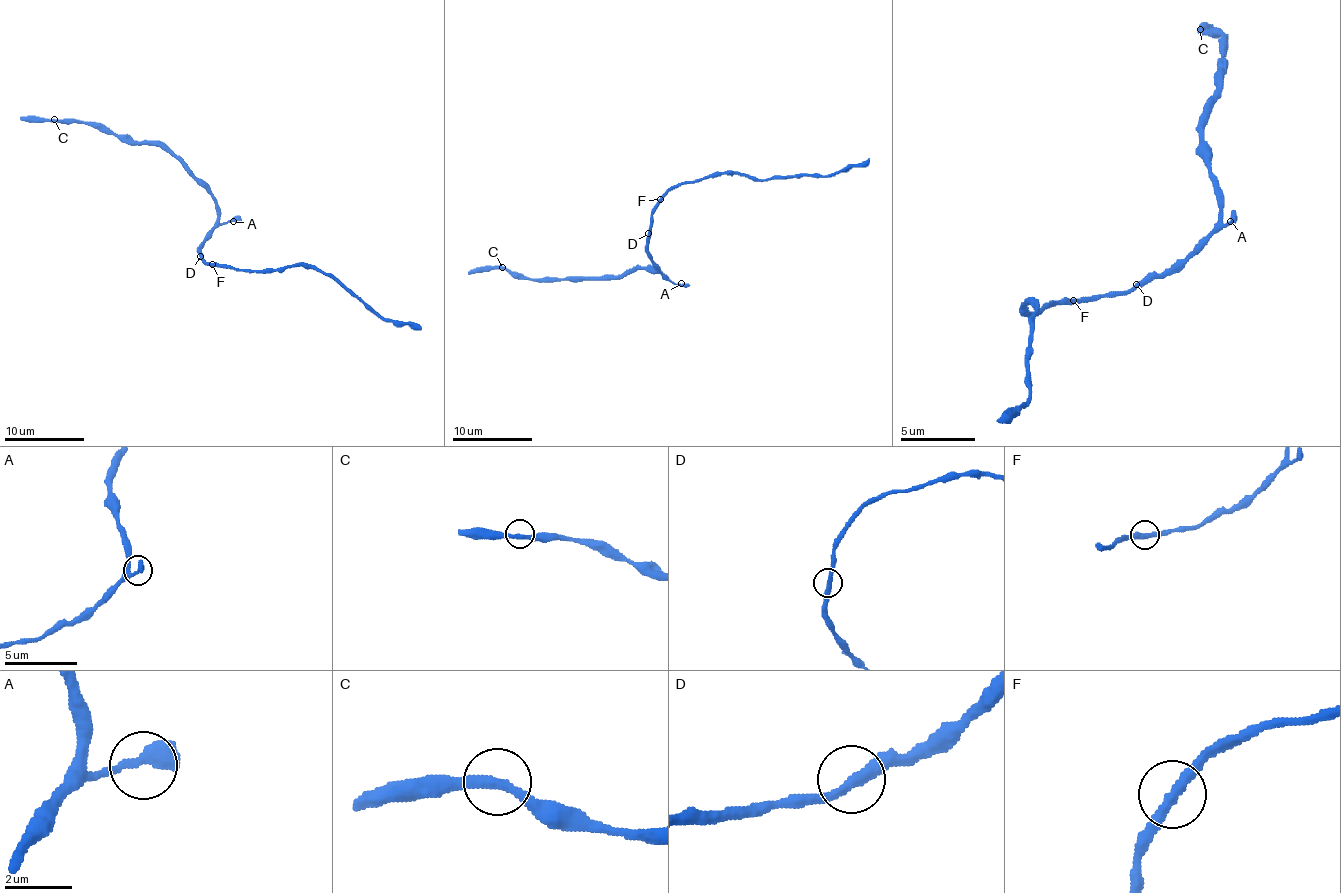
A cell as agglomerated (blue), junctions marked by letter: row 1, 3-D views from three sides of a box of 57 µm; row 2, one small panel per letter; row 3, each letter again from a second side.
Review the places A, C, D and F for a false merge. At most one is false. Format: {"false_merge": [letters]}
{"false_merge": []}

